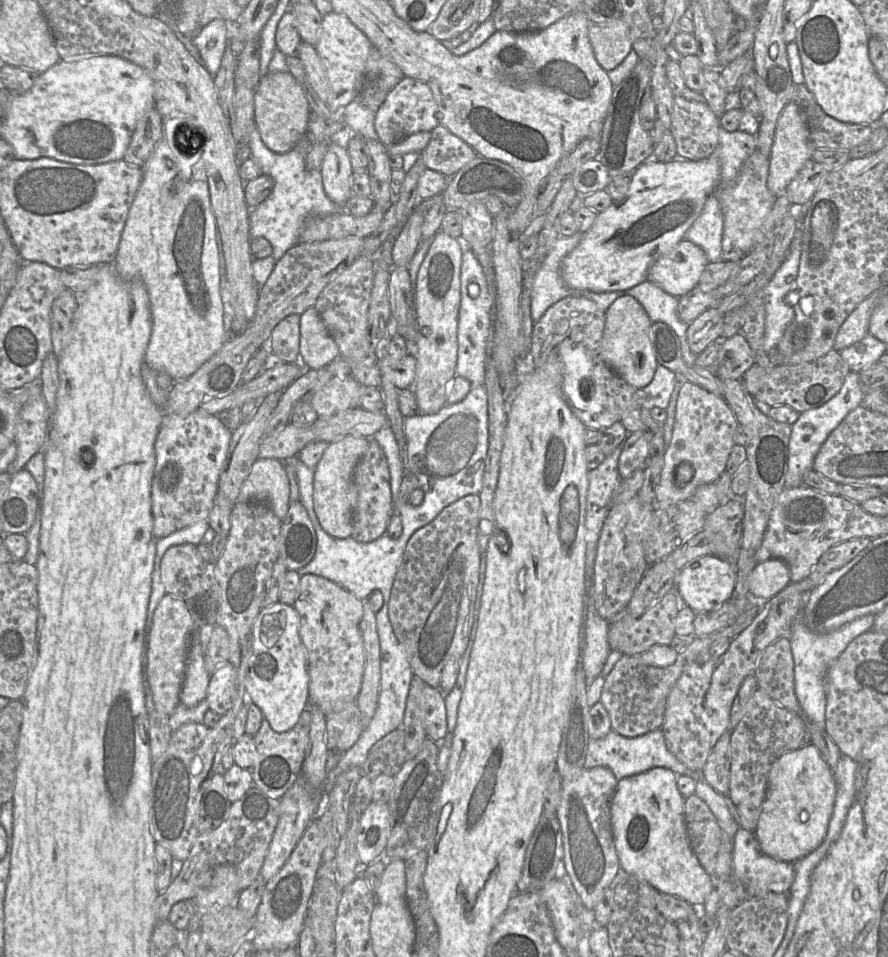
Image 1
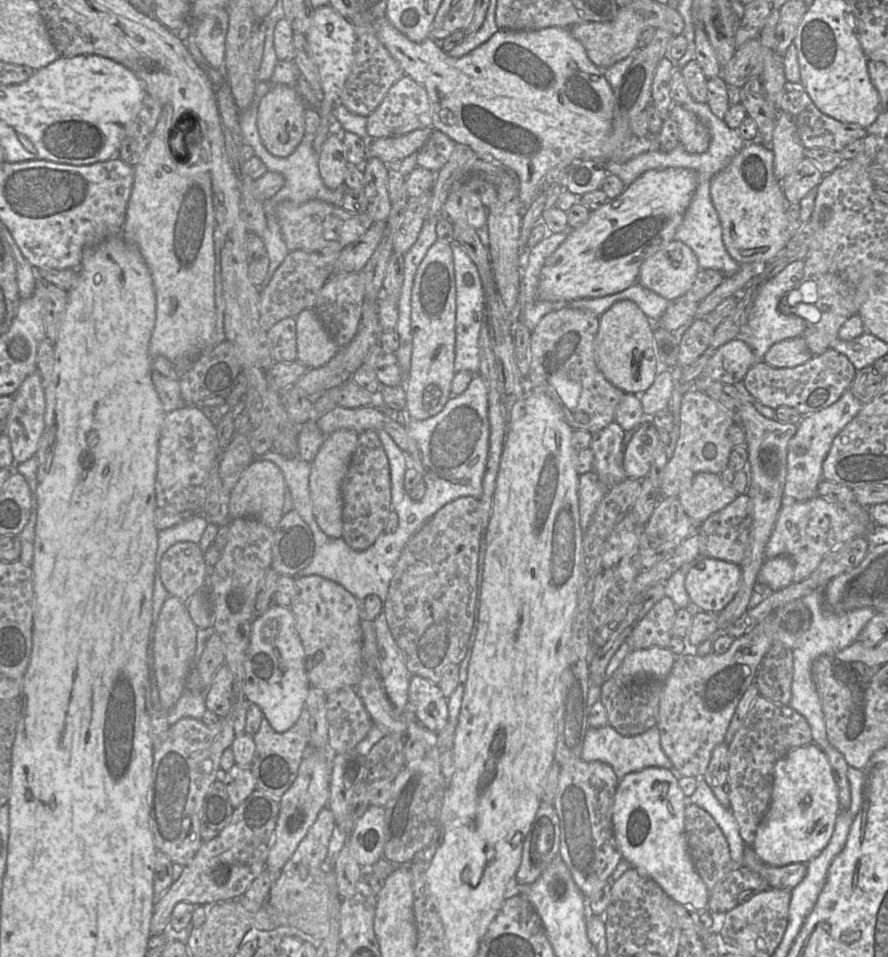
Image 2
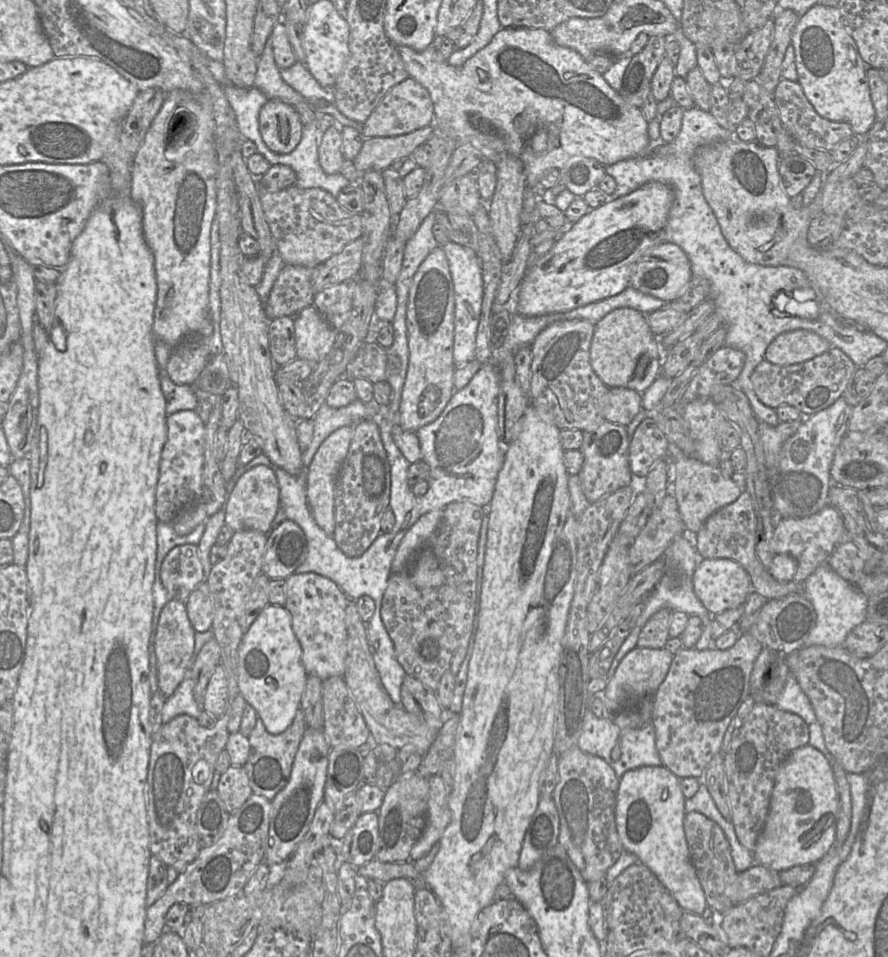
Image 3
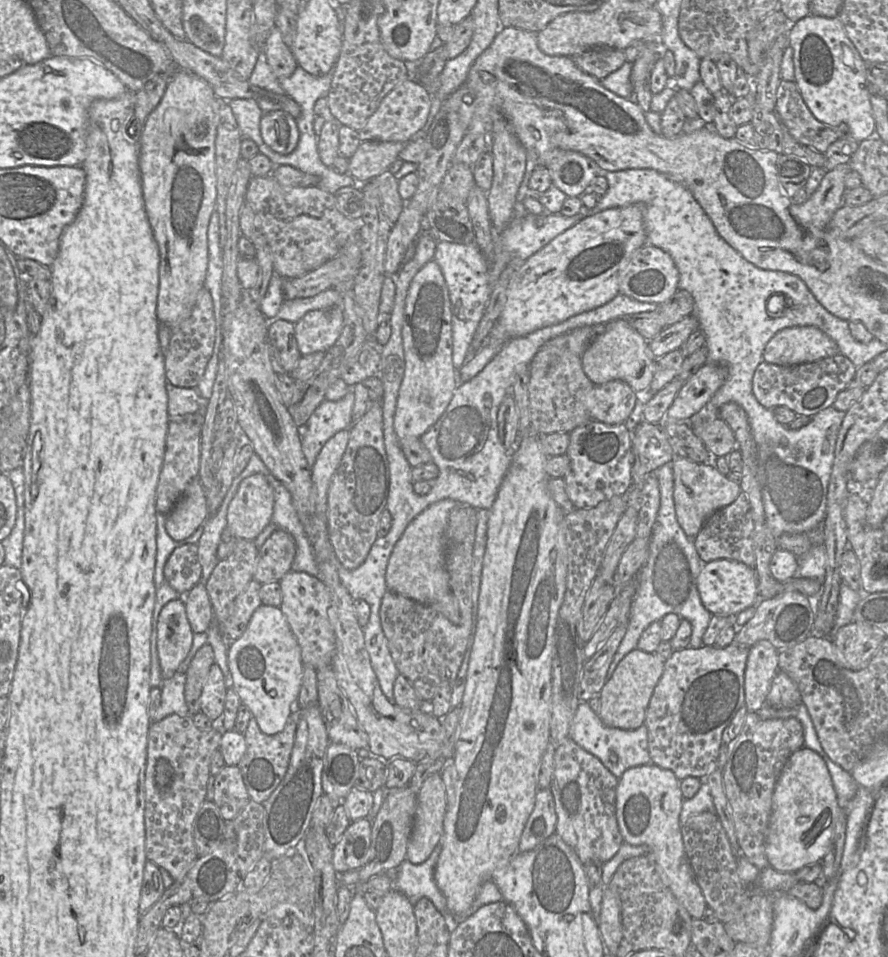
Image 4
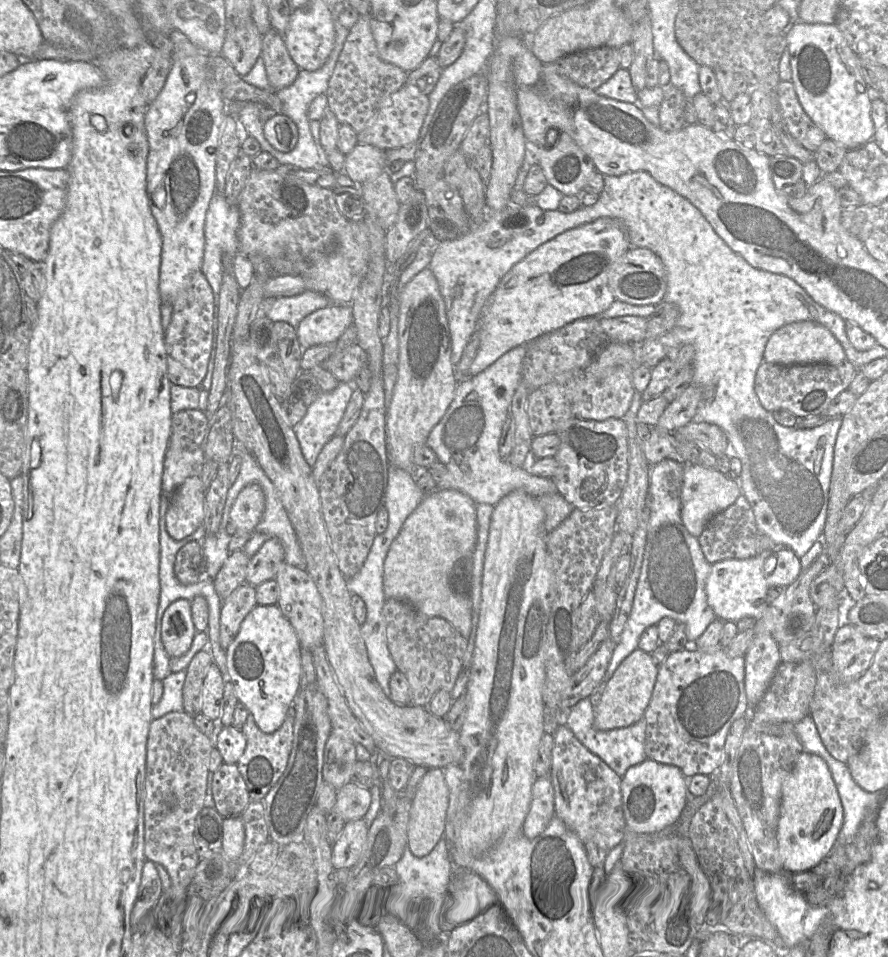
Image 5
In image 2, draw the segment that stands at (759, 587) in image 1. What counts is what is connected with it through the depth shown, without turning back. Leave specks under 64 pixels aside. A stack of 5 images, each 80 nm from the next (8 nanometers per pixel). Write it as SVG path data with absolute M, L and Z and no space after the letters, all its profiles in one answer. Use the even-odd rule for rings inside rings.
M787 556L766 559L758 573L758 585L769 592L780 590L792 583L794 565Z

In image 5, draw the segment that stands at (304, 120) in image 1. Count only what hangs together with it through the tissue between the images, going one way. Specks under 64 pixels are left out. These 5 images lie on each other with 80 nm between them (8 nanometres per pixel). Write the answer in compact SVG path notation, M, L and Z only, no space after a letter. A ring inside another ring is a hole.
M281 113L264 122L263 133L270 145L283 153L292 151L298 142L296 124Z

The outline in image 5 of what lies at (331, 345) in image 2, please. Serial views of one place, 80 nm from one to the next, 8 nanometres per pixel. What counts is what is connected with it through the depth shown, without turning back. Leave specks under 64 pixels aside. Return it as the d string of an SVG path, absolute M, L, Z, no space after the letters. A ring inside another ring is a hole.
M332 304L306 316L296 328L302 349L336 343L344 331L353 324L350 304Z

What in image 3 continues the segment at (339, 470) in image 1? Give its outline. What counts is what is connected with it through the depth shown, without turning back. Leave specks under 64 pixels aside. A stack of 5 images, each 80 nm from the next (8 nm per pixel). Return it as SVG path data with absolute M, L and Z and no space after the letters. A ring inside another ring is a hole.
M354 426L340 427L332 432L320 444L310 465L306 468L306 495L312 516L320 529L329 536L333 535L335 529L335 483L341 464L347 455L353 433Z

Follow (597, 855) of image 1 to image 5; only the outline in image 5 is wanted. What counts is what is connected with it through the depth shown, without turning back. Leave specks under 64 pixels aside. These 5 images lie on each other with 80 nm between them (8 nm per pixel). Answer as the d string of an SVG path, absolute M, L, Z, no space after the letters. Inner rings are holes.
M560 725L553 737L550 780L554 789L555 815L583 843L594 842L609 852L622 843L627 830L620 788L622 777L584 747L566 725Z

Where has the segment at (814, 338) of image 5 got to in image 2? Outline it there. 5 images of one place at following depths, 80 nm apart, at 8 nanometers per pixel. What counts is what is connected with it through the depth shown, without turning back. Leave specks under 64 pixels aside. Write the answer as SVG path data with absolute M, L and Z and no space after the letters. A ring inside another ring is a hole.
M802 336L788 338L773 344L764 356L772 367L790 368L801 365L813 357Z

